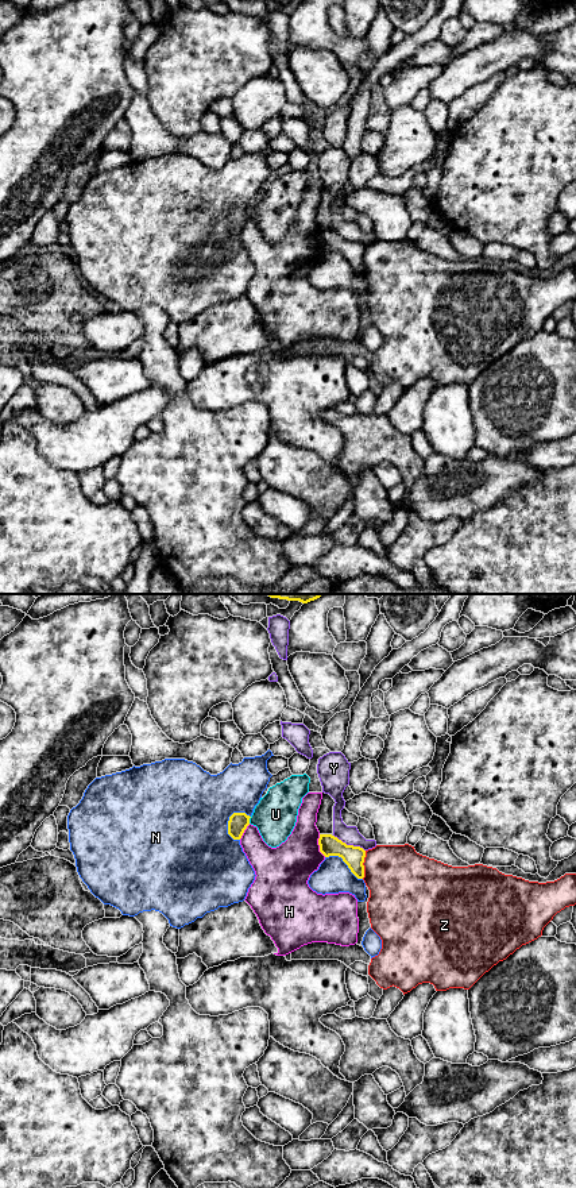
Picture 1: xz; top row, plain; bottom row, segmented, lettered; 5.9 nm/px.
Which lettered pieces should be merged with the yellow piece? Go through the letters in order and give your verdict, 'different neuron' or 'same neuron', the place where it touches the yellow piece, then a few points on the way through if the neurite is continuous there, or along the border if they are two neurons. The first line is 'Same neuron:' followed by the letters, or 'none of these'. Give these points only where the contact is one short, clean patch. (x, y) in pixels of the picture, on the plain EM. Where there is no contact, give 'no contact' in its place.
Same neuron: none of these
H: different neuron | xz (319, 239)
N: different neuron | xz (228, 223)
U: different neuron | xz (248, 215)
Y: different neuron | xz (350, 240) | along xz (333, 230), (347, 239), (359, 240), (364, 246)
Z: different neuron | xz (362, 259) | along xz (366, 246), (362, 273)

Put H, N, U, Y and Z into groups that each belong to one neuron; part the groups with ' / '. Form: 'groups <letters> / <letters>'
groups H / N / U / Y / Z

